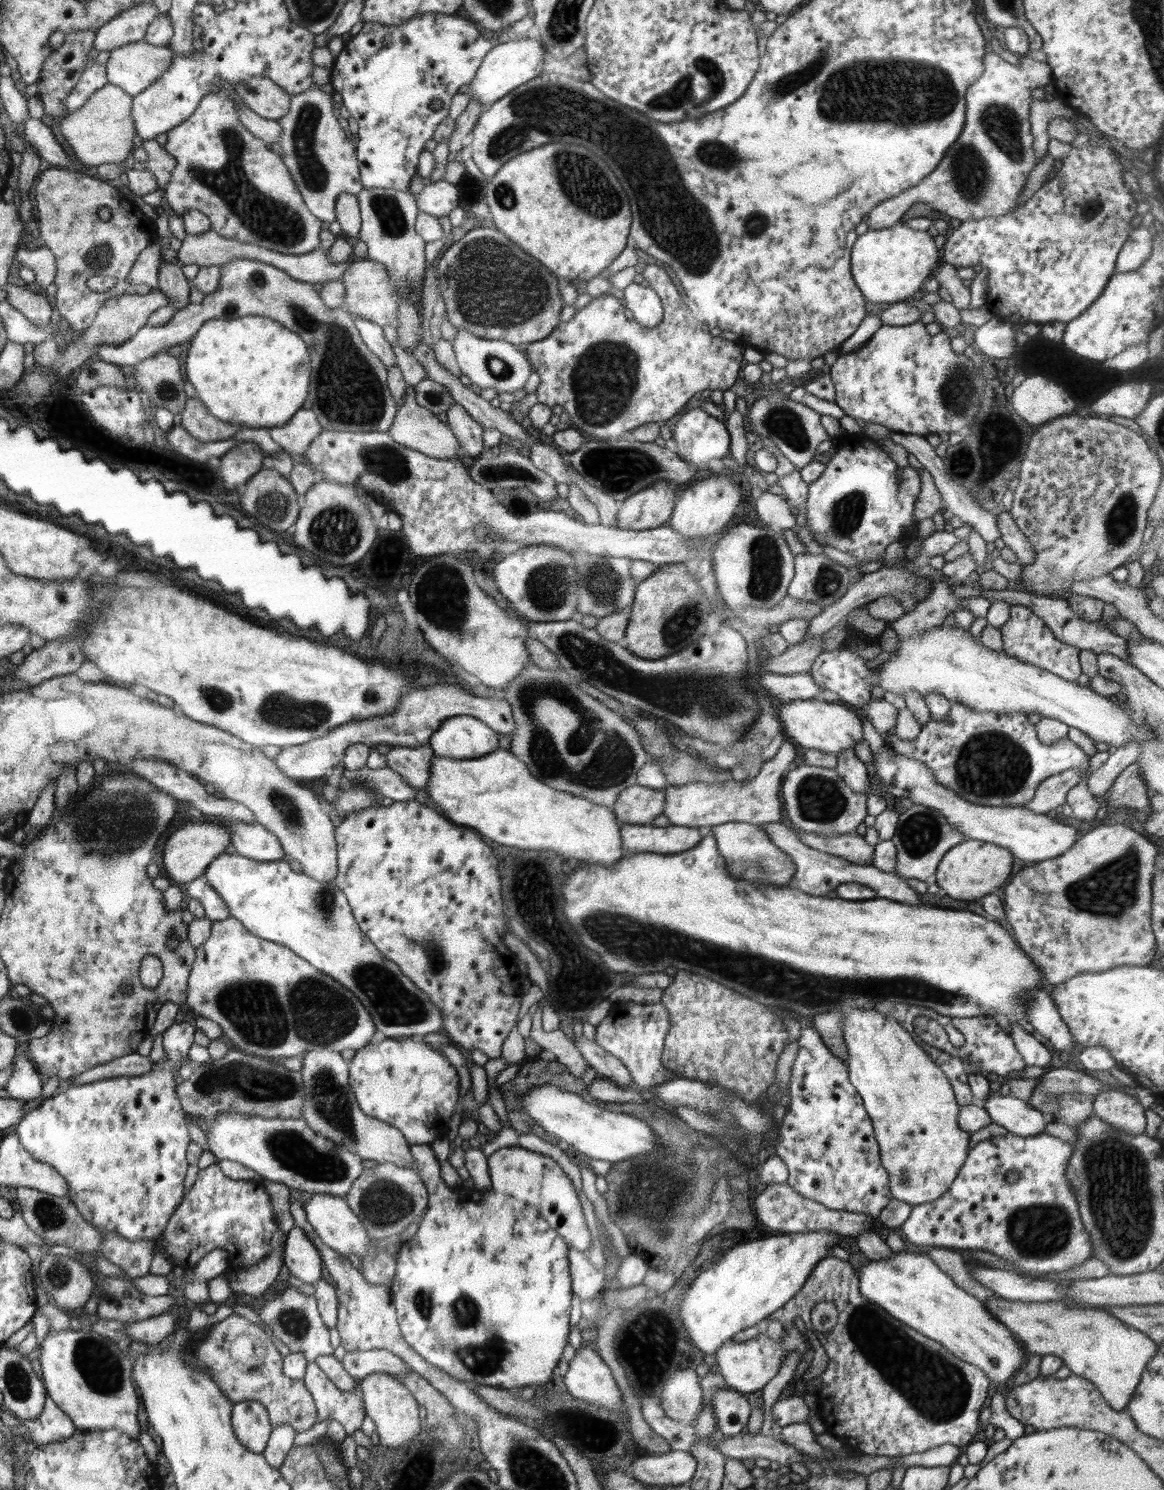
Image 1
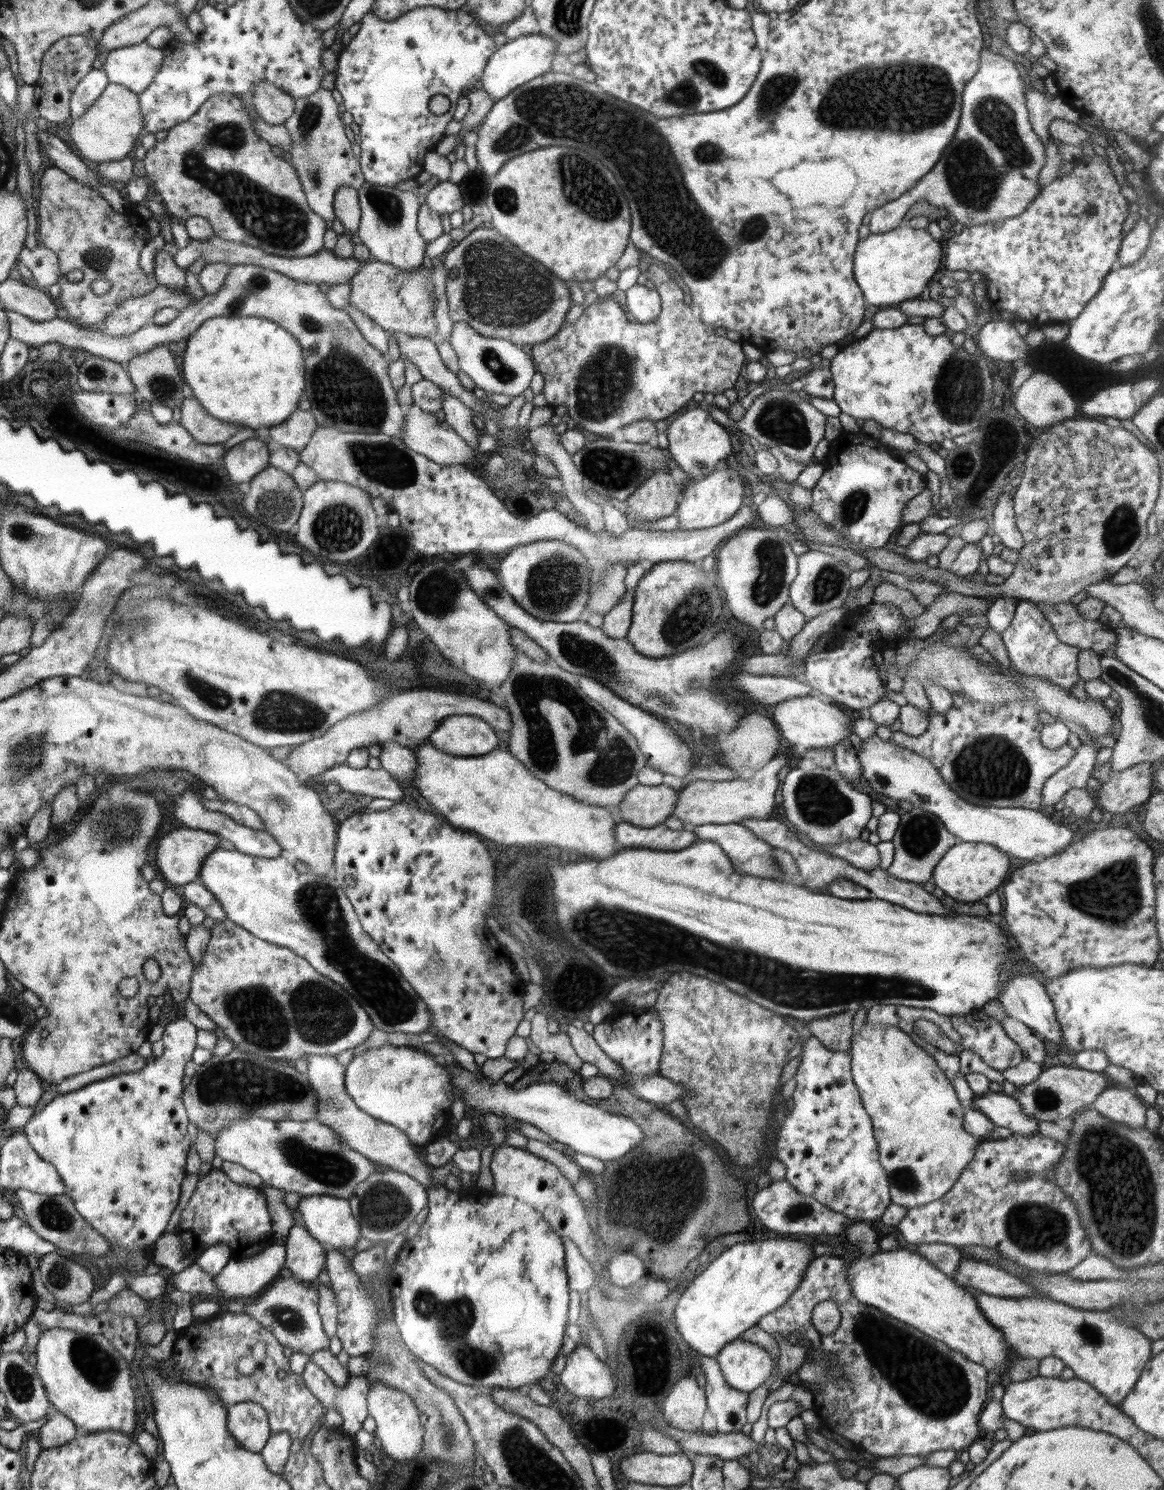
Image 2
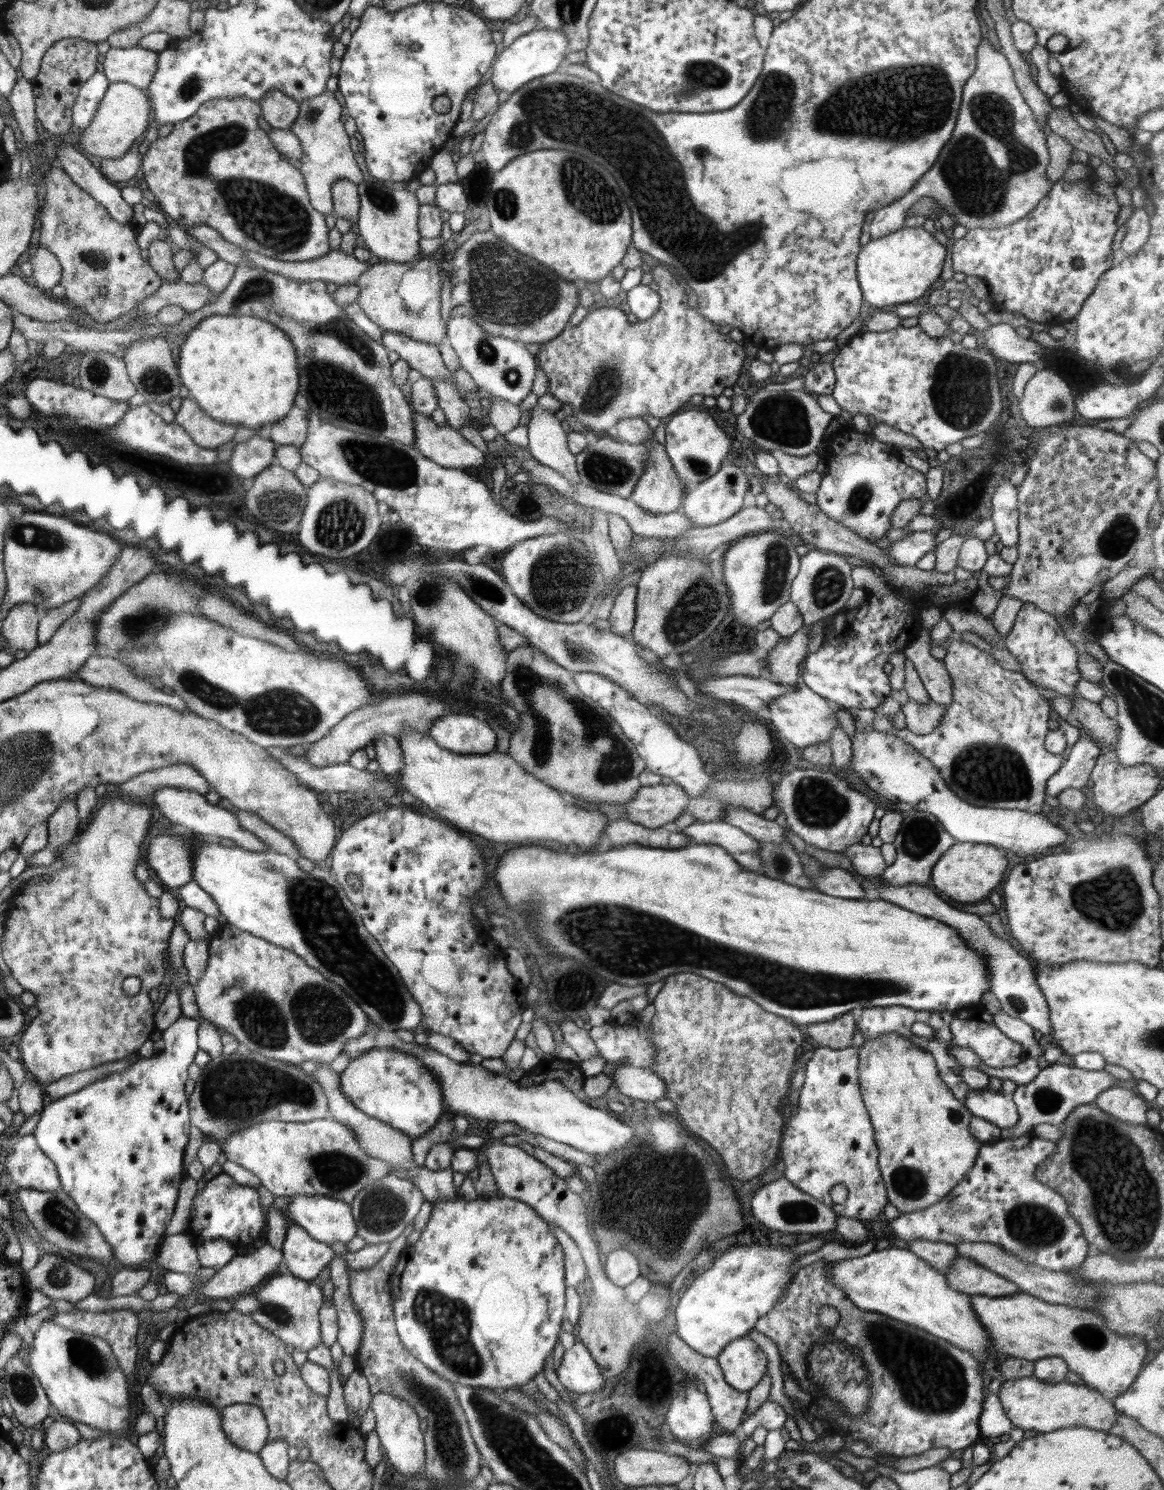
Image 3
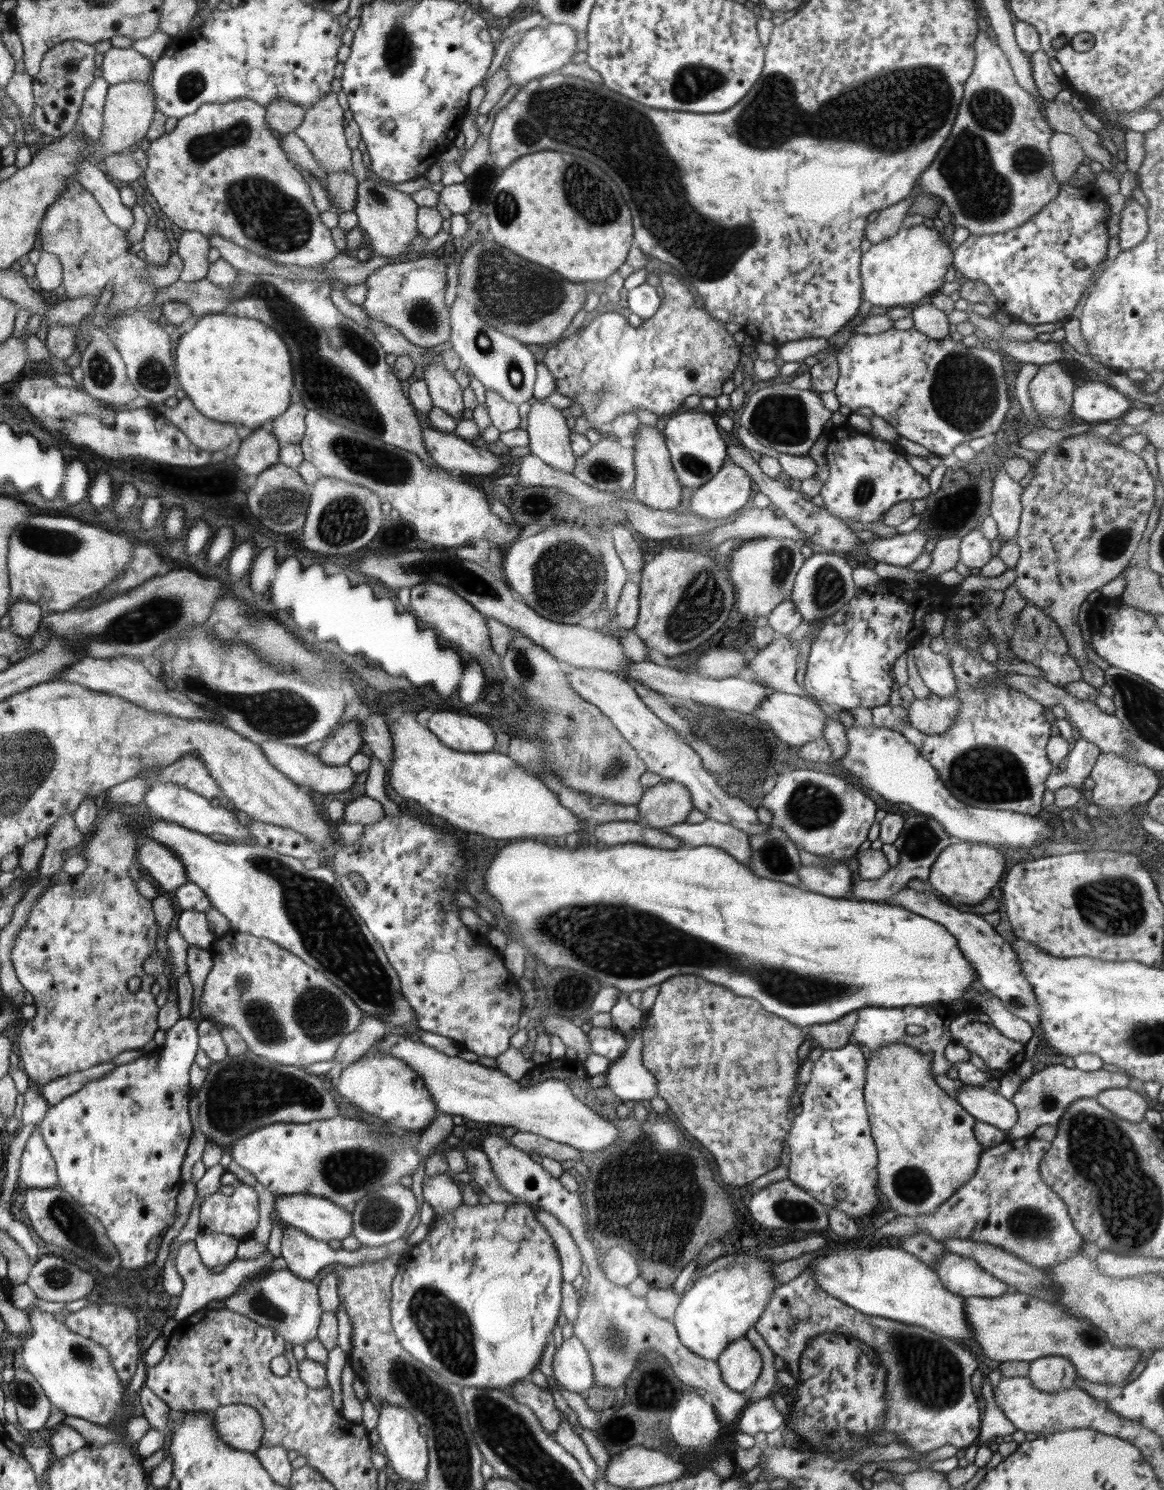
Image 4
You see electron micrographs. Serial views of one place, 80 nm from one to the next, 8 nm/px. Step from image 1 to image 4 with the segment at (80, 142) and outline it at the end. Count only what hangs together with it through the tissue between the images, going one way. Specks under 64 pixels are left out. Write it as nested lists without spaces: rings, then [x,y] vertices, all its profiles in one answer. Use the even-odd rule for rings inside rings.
[[[132,81],[111,84],[103,108],[104,129],[99,138],[103,153],[118,154],[137,147],[140,140],[146,137],[156,109],[155,94],[150,82]]]

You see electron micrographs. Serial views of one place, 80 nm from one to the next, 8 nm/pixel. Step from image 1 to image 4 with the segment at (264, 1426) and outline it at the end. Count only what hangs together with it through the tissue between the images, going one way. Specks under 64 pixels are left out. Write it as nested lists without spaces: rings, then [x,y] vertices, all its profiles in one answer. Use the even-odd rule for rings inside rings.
[[[231,1404],[219,1406],[212,1414],[216,1433],[222,1442],[249,1453],[261,1447],[264,1425],[255,1408],[245,1404]]]

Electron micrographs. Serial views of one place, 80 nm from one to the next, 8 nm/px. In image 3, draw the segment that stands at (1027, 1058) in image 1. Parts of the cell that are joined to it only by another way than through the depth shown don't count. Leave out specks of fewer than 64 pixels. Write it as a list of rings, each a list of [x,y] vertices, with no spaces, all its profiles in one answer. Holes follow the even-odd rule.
[[[1002,1009],[993,1014],[993,1021],[1002,1031],[1002,1034],[1005,1034],[1008,1038],[1022,1046],[1028,1057],[1037,1060],[1040,1054],[1042,1054],[1039,1036],[1029,1024],[1020,1020],[1020,1018],[1011,1017]]]

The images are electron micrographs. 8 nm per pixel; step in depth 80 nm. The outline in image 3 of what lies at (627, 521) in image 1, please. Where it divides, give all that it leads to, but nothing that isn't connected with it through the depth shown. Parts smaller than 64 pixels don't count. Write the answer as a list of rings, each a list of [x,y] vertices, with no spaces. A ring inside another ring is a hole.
[[[654,440],[648,447],[648,460],[630,500],[652,514],[678,511],[683,506],[684,485],[672,470],[664,445]]]

